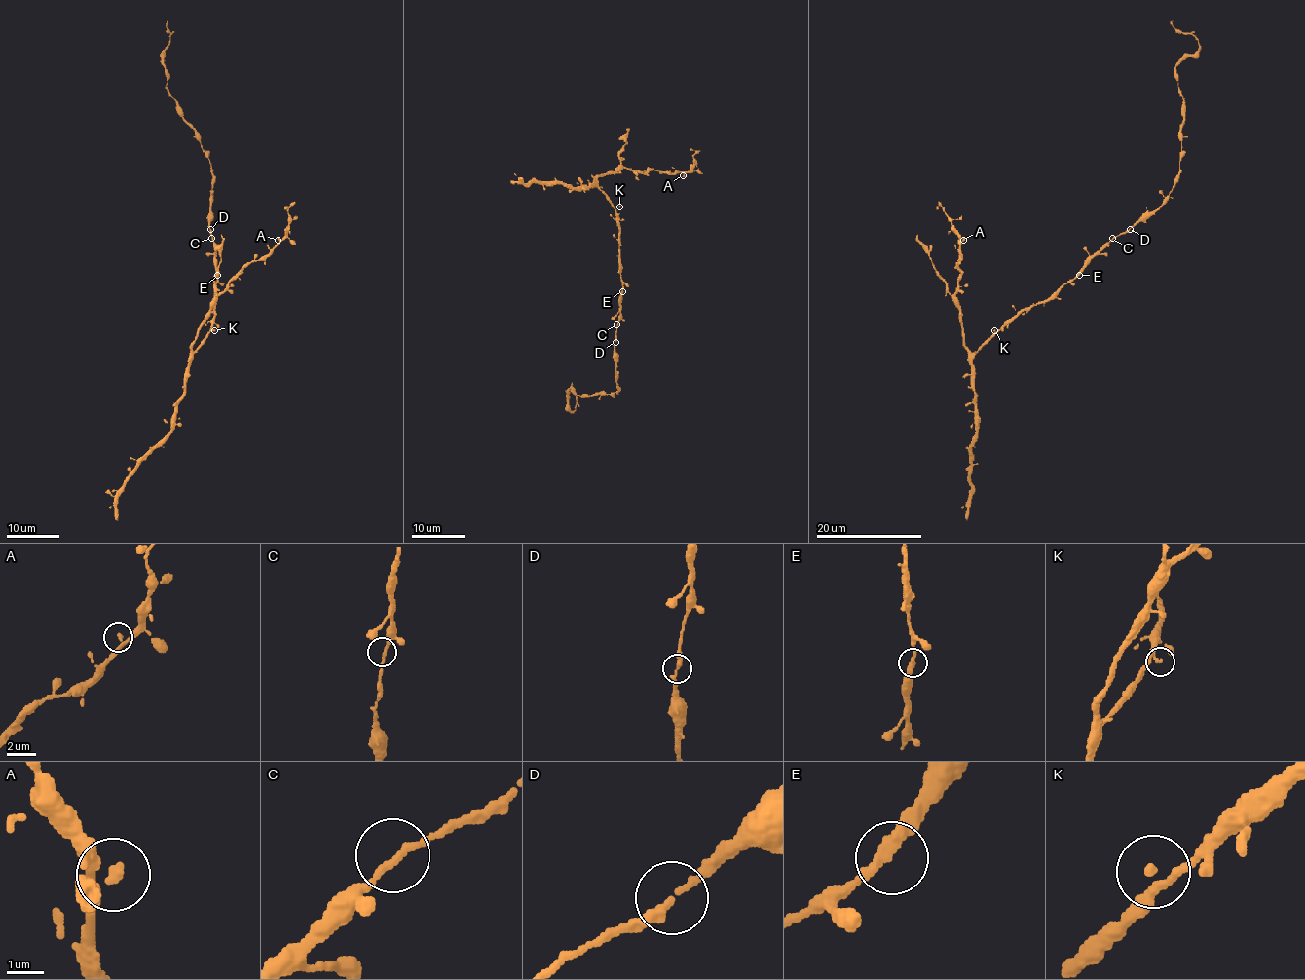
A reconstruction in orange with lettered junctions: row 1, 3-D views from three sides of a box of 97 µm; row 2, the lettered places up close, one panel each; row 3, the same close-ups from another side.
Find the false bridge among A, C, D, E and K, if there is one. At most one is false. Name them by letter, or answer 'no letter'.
no letter

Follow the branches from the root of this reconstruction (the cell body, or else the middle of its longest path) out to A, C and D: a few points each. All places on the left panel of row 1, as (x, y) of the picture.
A: (217, 274), (213, 325), (192, 353), (197, 329), (211, 303), (244, 267), (263, 259), (278, 240)
C: (217, 274), (215, 244), (211, 238)
D: (217, 274), (215, 244), (210, 229)

